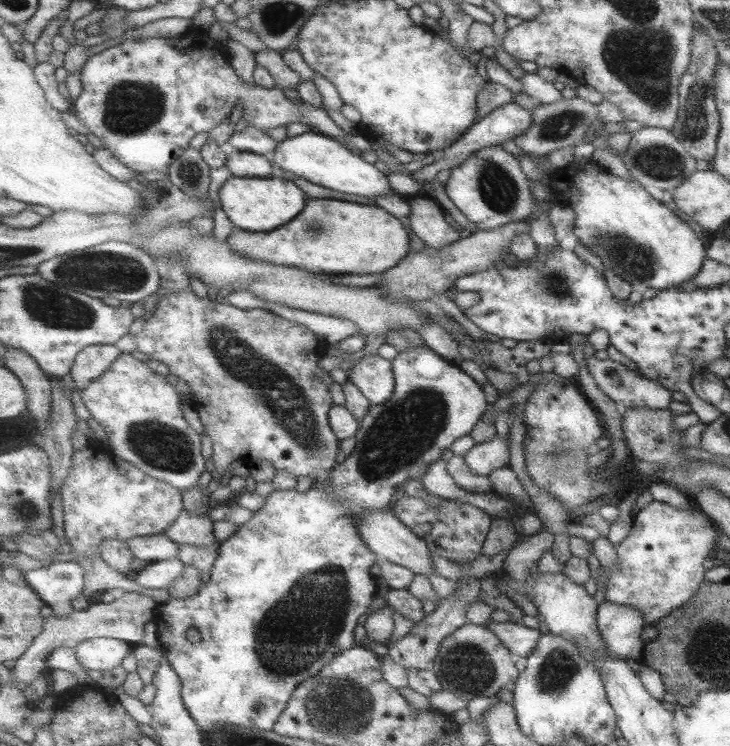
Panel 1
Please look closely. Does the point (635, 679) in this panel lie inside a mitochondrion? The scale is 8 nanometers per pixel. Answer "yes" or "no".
no

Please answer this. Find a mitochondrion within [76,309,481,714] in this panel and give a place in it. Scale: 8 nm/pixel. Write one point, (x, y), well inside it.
(297, 630)

